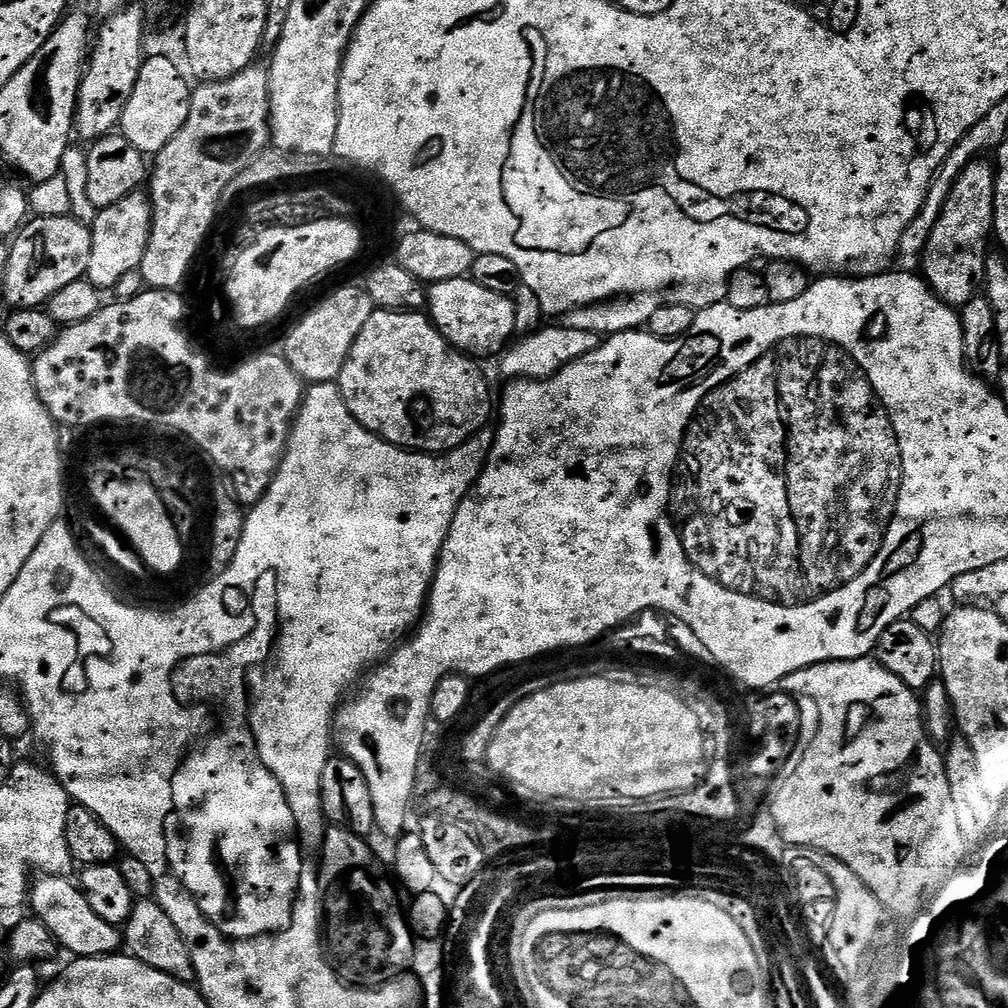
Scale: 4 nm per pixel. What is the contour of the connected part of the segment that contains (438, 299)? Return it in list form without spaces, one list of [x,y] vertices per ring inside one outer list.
[[[468,276],[438,282],[431,285],[426,292],[426,312],[432,325],[452,343],[452,347],[469,354],[488,352],[496,347],[499,349],[505,342],[513,339],[516,308],[512,302],[512,296],[494,294],[494,290],[478,286],[478,282],[474,282]]]

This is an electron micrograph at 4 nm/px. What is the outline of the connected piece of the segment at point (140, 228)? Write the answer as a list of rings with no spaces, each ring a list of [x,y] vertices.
[[[137,190],[131,196],[122,198],[122,202],[114,202],[114,206],[99,209],[91,229],[92,249],[86,279],[96,288],[107,290],[107,288],[114,287],[123,276],[128,276],[131,272],[133,275],[140,267],[140,260],[144,257],[144,247],[148,244],[152,229],[152,206],[147,195],[143,191]]]

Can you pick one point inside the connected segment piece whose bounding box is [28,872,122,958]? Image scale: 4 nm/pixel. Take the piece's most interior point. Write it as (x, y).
(61, 906)

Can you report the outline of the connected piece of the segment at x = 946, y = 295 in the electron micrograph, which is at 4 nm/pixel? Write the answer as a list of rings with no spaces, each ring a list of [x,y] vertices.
[[[984,158],[971,160],[958,174],[950,194],[940,207],[940,217],[930,230],[930,238],[924,247],[922,275],[932,291],[953,306],[963,306],[978,290],[986,257],[989,255],[988,236],[993,235],[994,194],[996,193],[996,170]]]

